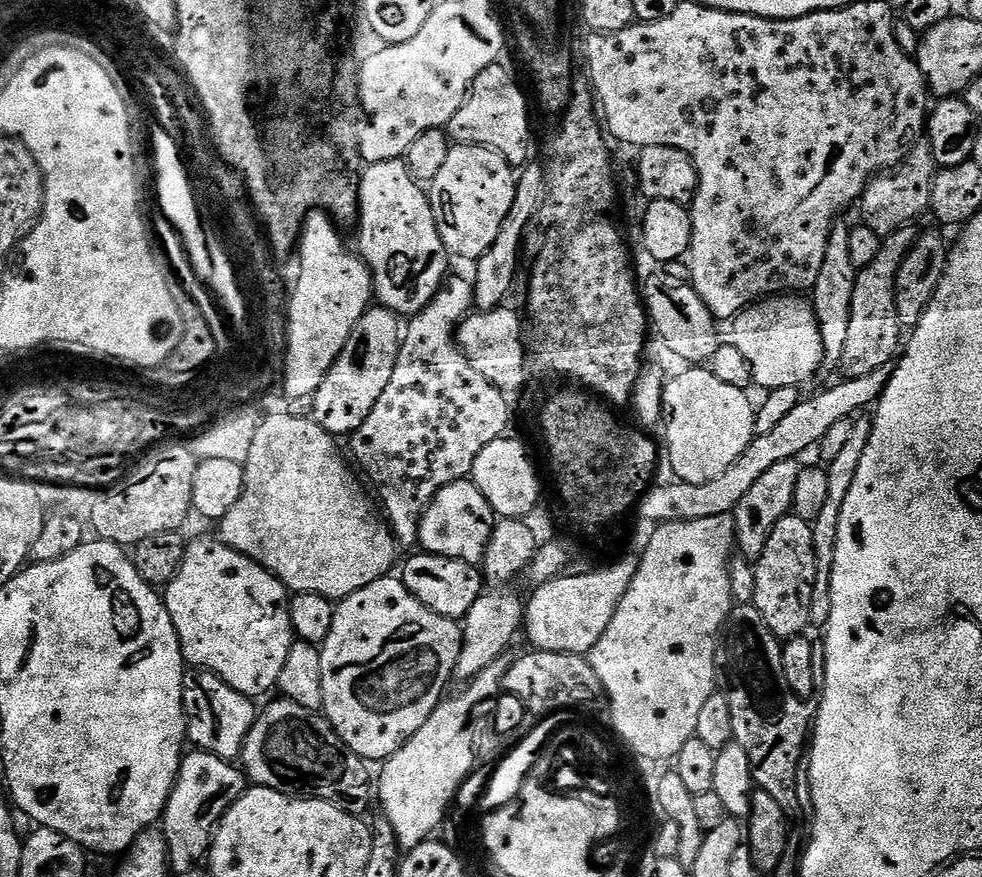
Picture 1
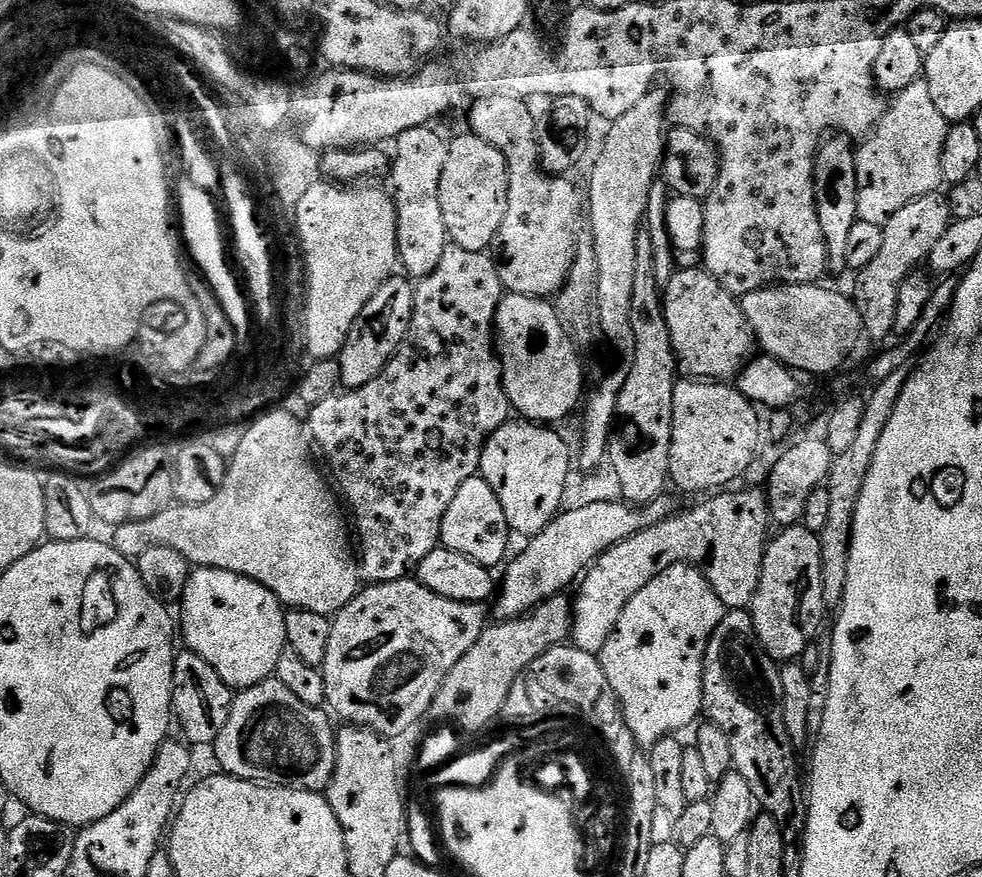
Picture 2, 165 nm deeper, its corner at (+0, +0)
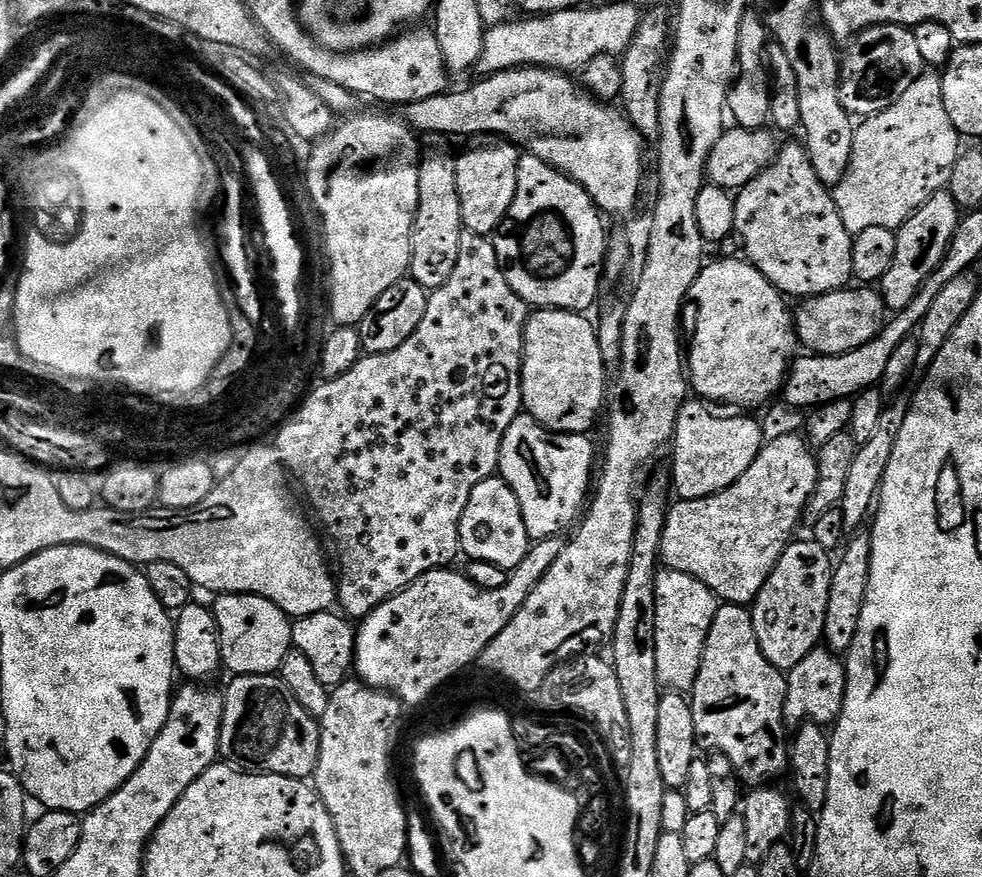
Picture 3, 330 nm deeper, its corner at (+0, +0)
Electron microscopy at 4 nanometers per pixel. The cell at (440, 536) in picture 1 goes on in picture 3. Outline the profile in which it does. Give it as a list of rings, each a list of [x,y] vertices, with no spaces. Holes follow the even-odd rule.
[[[499,475],[486,478],[486,482],[478,482],[470,494],[470,502],[466,502],[466,510],[462,510],[460,523],[460,551],[469,561],[490,562],[490,566],[498,566],[505,570],[517,568],[526,558],[530,547],[526,522],[522,522],[522,506],[518,506],[518,498],[514,490]]]

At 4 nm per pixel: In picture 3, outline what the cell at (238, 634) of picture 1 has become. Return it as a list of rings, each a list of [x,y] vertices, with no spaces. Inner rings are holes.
[[[250,594],[215,597],[216,633],[220,635],[220,658],[232,676],[270,676],[279,673],[292,647],[292,620],[274,602]]]

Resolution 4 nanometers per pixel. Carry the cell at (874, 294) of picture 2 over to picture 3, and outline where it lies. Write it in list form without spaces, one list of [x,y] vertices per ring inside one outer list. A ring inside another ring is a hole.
[[[948,191],[931,196],[896,232],[896,249],[894,262],[890,262],[890,270],[878,282],[878,291],[885,302],[889,313],[895,314],[906,310],[910,302],[920,293],[929,276],[944,261],[944,255],[960,224],[962,209],[956,205]]]

